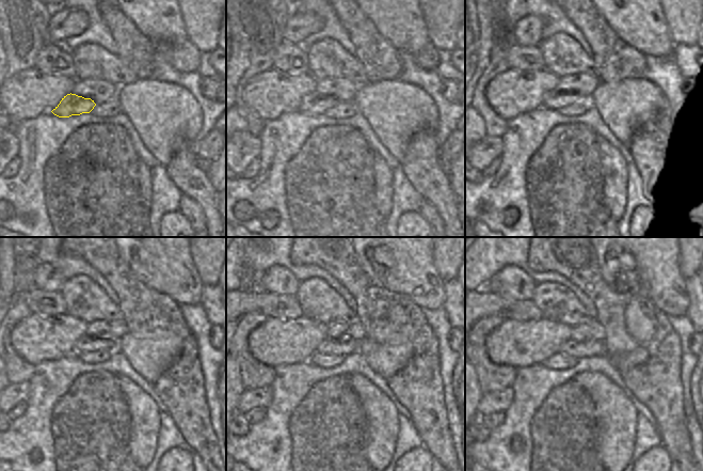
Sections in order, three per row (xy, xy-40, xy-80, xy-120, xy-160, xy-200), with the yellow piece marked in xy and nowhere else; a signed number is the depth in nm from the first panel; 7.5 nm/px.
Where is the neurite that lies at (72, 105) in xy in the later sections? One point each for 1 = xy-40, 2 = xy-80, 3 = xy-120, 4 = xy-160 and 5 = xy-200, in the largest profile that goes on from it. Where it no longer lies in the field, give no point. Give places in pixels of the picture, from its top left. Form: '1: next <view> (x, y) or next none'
1: next xy-40 (316, 103)
2: next xy-80 (554, 99)
3: next xy-120 (85, 344)
4: next xy-160 (329, 346)
5: next xy-200 (591, 348)

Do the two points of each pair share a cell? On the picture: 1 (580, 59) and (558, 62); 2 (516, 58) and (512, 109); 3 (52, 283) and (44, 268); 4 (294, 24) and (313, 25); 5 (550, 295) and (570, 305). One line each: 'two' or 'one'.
1: one
2: two
3: one
4: one
5: one

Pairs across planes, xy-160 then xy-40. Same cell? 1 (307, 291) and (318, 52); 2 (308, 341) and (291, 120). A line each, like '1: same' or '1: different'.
1: same
2: different

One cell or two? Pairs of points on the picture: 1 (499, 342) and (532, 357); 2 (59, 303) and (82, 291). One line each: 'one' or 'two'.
1: one
2: two

